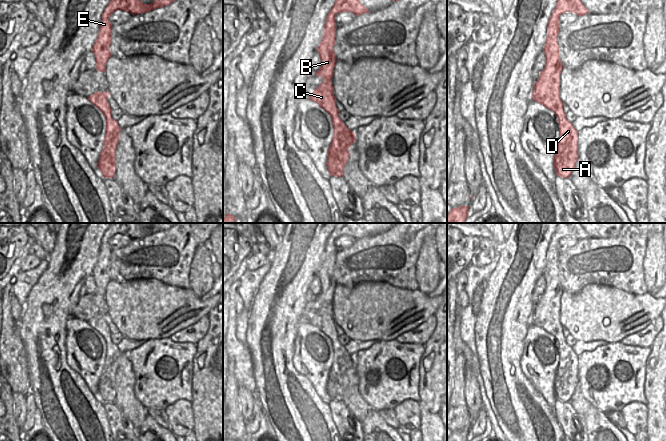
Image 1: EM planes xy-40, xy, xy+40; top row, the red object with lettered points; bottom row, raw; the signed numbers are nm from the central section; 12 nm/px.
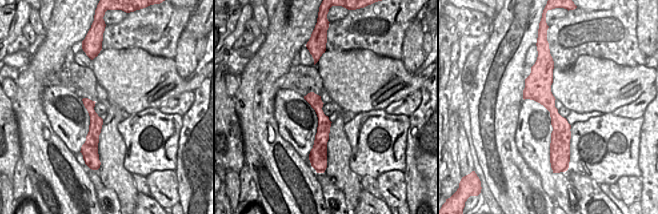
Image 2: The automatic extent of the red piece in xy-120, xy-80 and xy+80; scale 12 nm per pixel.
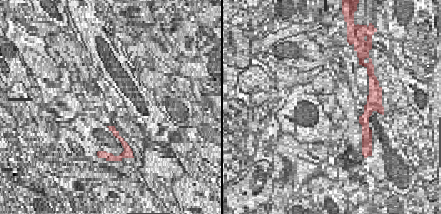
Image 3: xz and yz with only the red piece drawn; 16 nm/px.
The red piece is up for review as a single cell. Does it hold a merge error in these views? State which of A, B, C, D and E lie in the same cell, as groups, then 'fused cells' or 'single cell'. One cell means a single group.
groups A B C D E; single cell

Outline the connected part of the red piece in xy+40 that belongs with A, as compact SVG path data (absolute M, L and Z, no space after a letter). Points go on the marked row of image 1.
M580 0L557 1L548 22L546 43L543 48L546 55L546 65L534 83L532 99L553 111L558 118L559 139L554 155L554 168L557 176L569 178L579 156L578 131L566 119L560 99L560 74L563 65L558 45L559 16L565 12L576 13L578 16L589 13Z

